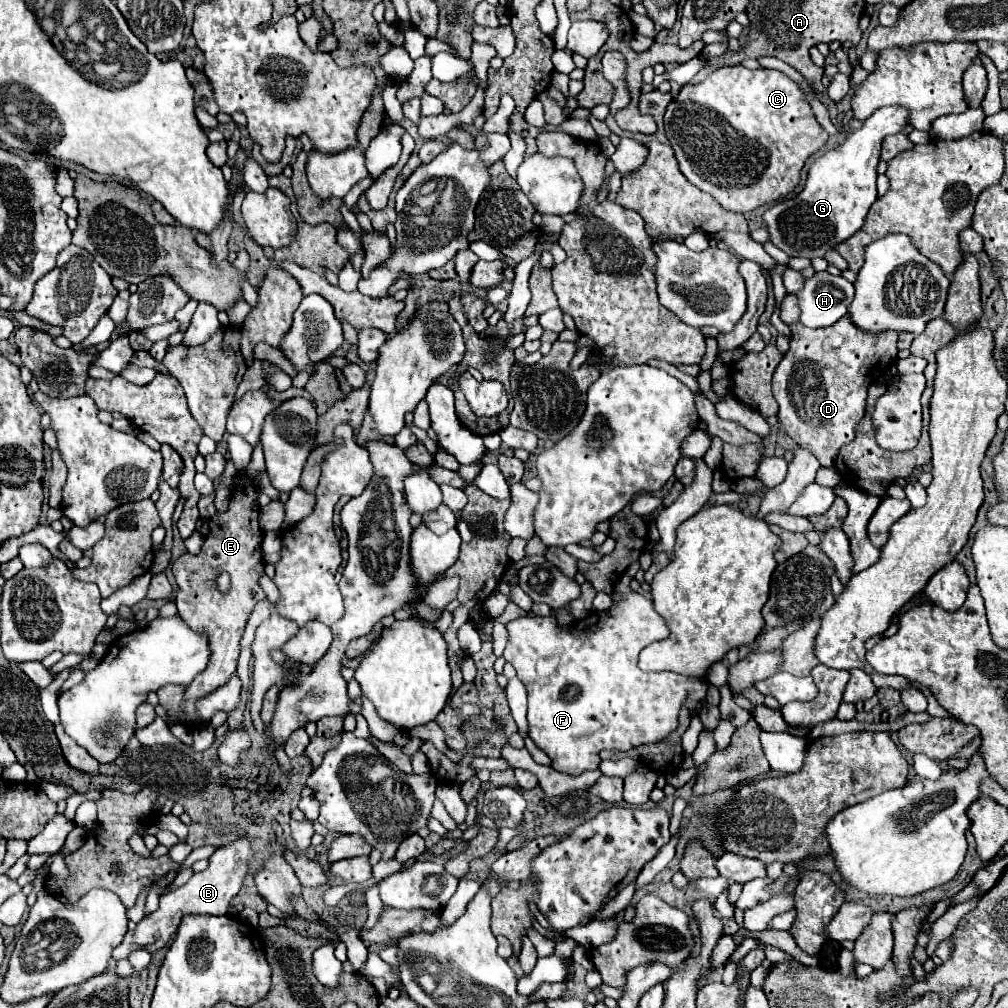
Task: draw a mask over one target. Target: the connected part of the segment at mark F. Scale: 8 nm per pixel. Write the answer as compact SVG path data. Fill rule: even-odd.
M622 576L616 584L616 594L620 594L620 604L616 602L604 612L590 612L570 628L562 628L553 615L522 616L506 624L508 644L504 648L504 658L516 668L518 678L528 692L530 738L552 758L552 768L568 776L598 770L598 754L602 750L630 750L642 744L660 742L678 728L682 704L700 710L706 700L708 686L702 680L684 678L674 672L642 672L638 668L640 650L654 640L666 638L670 632L664 618L654 612L652 600L630 590L630 576Z

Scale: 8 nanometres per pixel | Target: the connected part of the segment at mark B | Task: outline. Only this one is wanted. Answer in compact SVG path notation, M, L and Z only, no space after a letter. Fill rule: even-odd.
M238 838L238 840L218 848L210 856L210 860L208 860L210 864L208 864L208 868L204 872L194 872L192 878L184 886L160 896L160 908L154 914L142 918L136 924L136 928L126 934L124 942L112 952L112 956L116 960L124 960L134 950L140 950L140 948L144 948L148 952L156 952L156 950L164 948L172 940L172 936L176 934L176 930L178 930L184 916L190 916L190 914L194 914L194 916L196 914L222 916L222 914L226 914L226 906L240 892L240 886L242 886L244 876L248 872L248 856L250 854L252 854L252 848L250 848L248 838ZM152 934L154 934L154 940L152 940Z

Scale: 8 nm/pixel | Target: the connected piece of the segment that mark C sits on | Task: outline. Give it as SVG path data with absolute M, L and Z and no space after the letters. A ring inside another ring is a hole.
M742 64L722 66L704 82L682 86L680 94L666 108L664 126L686 180L710 194L724 210L740 214L790 194L800 182L804 162L828 142L828 134L818 124L812 106L806 102L796 82L778 70L748 70Z

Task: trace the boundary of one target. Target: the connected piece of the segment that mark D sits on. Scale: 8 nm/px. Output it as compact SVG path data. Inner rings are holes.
M788 294L782 302L780 318L792 330L790 350L774 372L772 392L780 404L778 418L786 434L794 442L808 446L822 466L832 466L840 448L854 438L854 428L864 416L868 386L880 380L884 368L896 360L898 334L892 330L866 334L846 316L830 328L812 330L800 324L798 316L796 296Z

